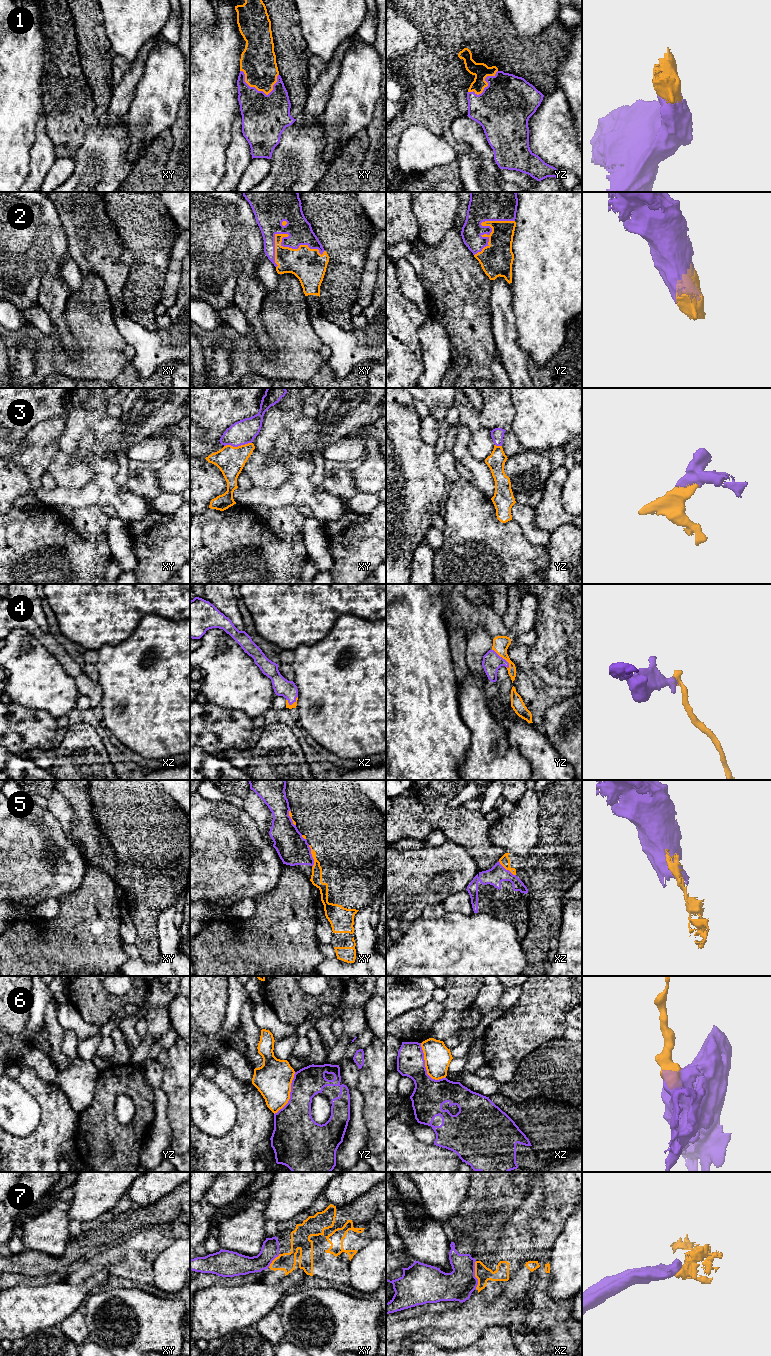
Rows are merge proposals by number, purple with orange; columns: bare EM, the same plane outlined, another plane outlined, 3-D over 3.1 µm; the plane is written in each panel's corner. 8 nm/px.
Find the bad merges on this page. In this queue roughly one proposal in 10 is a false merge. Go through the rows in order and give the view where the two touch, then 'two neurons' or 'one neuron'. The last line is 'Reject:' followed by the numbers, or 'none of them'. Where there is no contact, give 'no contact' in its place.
1: meets purple in xy; one neuron
2: meets purple in xy; one neuron
3: meets purple in xy; one neuron
4: meets purple in yz; one neuron
5: meets purple in xy; two neurons
6: meets purple in xz; two neurons
7: meets purple in xz; one neuron
Reject: 5, 6

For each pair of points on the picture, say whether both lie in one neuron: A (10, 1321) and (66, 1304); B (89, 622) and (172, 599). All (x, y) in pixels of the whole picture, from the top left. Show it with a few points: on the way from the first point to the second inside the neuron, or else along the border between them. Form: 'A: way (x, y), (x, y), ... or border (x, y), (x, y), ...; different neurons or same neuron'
A: way (24, 1309), (52, 1304); same neuron
B: way (110, 601), (112, 599), (151, 599); same neuron

